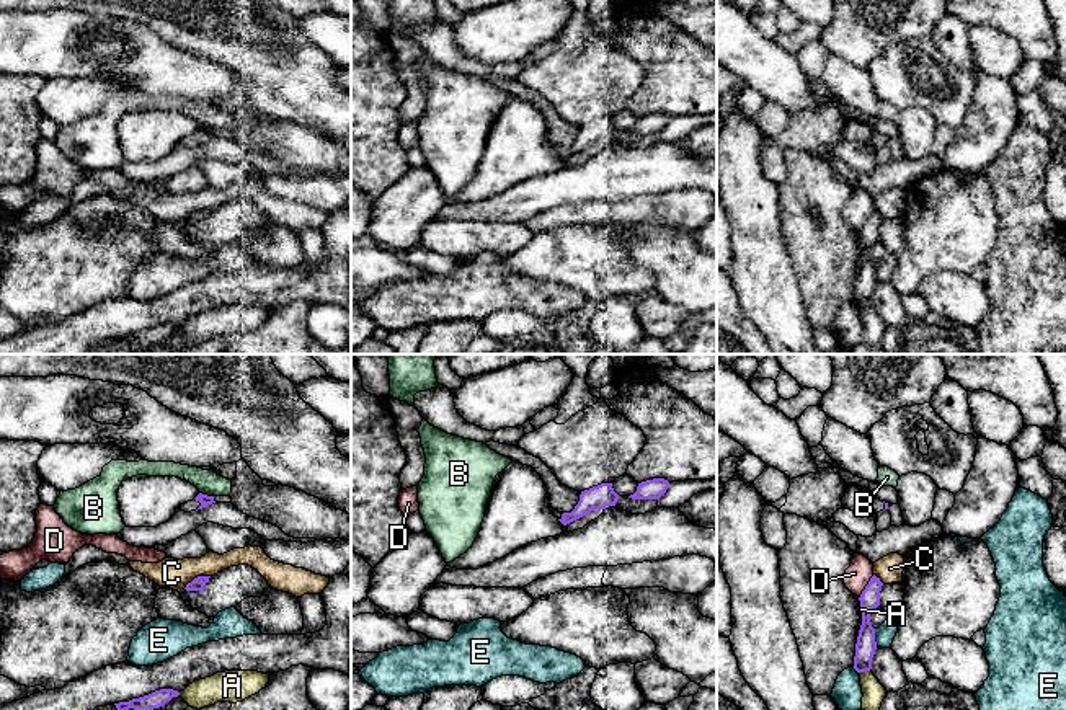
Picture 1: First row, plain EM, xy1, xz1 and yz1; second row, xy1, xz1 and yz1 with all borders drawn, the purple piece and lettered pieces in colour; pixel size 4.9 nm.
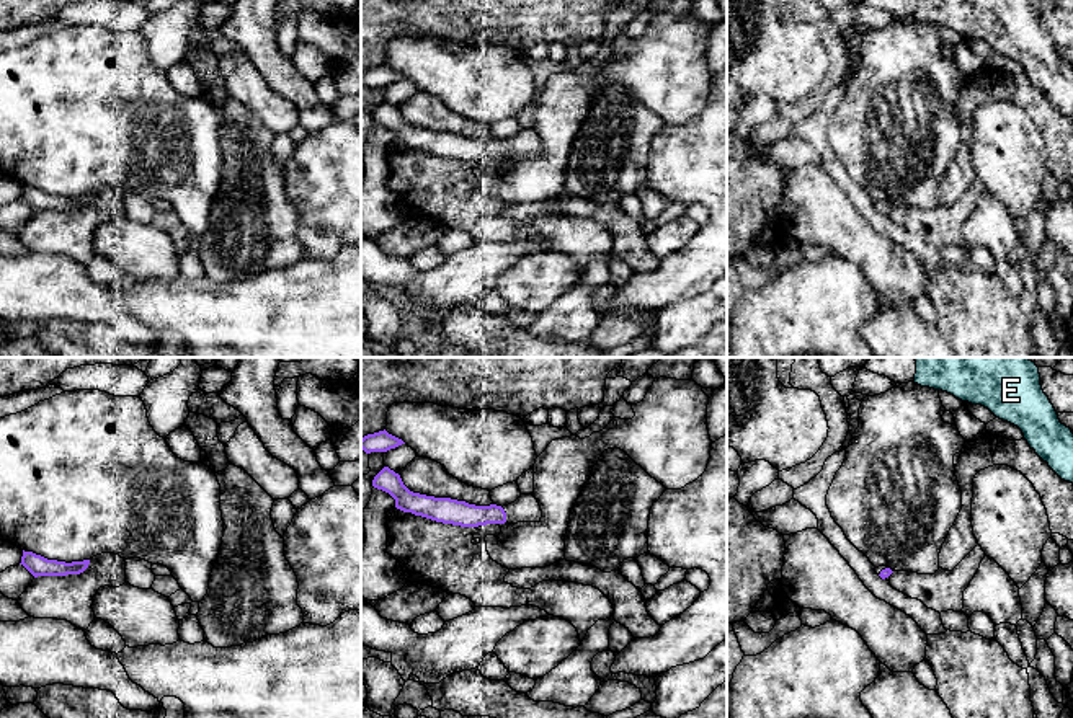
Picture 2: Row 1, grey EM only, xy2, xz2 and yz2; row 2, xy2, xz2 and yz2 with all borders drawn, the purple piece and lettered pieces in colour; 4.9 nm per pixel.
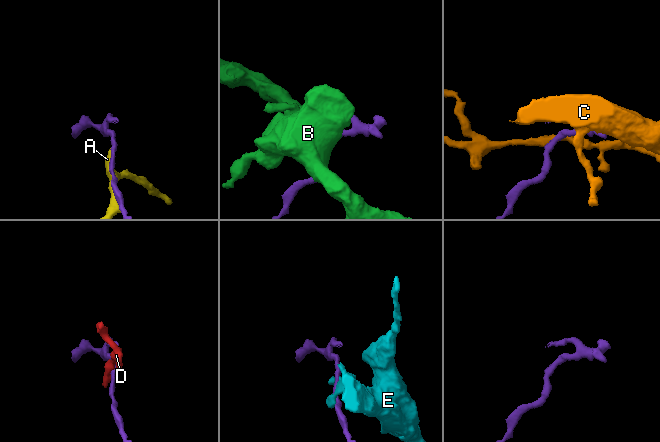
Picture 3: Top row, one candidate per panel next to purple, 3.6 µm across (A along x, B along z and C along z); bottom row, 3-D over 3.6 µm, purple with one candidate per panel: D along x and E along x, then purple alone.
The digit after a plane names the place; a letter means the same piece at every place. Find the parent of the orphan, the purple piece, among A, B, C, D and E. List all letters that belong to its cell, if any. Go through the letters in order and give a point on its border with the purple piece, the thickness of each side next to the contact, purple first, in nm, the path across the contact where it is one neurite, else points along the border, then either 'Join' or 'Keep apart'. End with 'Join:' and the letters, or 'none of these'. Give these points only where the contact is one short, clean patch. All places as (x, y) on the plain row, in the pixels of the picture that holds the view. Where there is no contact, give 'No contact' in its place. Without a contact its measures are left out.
A: Touches purple at yz1 (864, 306). Thickness 100 nm (purple) against 110 nm. Keep apart
B: Touches purple at xy1 (206, 129). Thickness 60 nm (purple) against 120 nm. Keep apart
C: Touches purple at xy1 (196, 212). Thickness 70 nm (purple) against 150 nm. Boundary: xy1 (209, 209), (199, 209), (183, 222). Keep apart
D: Touches purple at yz1 (866, 221). Thickness 100 nm (purple) against 120 nm. Boundary: yz1 (874, 209), (859, 232). Keep apart
E: Touches purple at yz1 (874, 271). Thickness 100 nm (purple) against 100 nm. Boundary: yz1 (874, 263), (877, 279). Keep apart
Join: none of these

